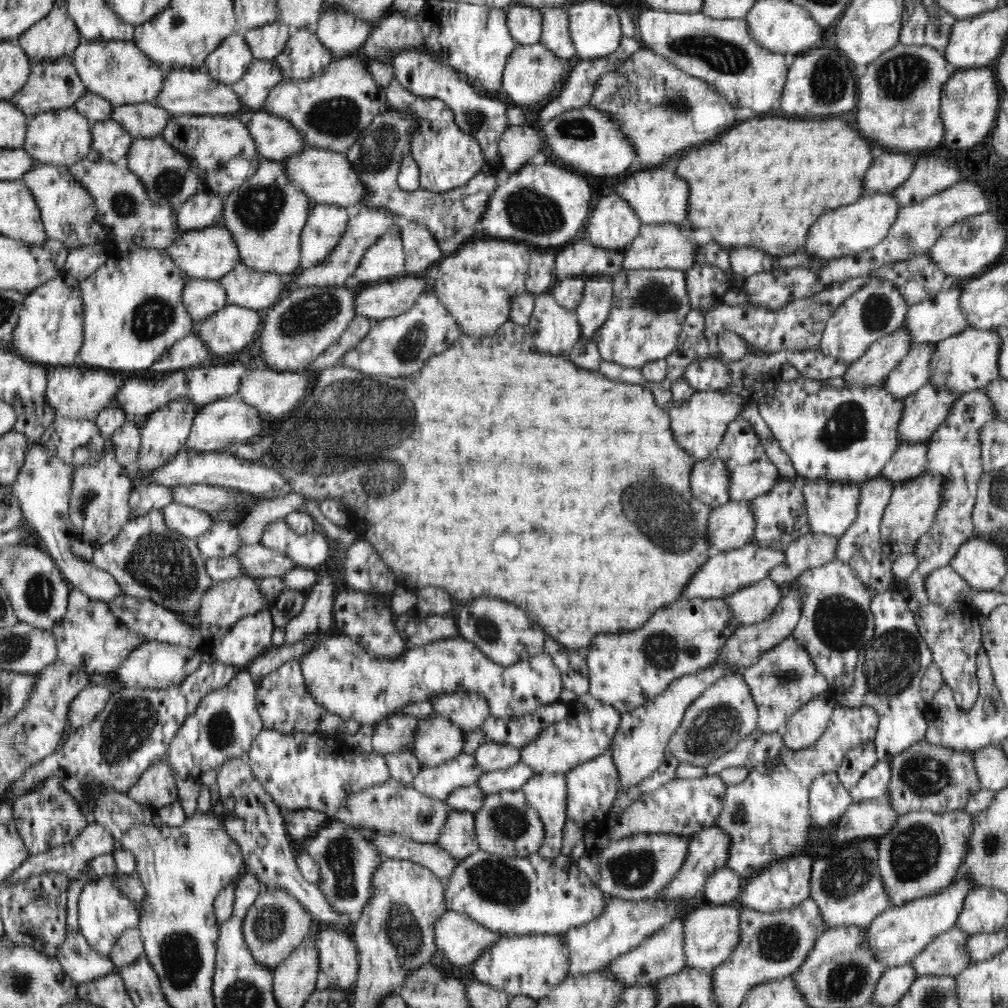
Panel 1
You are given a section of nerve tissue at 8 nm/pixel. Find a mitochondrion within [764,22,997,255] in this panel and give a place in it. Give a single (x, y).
(897, 78)

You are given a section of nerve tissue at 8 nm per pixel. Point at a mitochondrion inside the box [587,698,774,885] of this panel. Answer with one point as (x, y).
(714, 728)

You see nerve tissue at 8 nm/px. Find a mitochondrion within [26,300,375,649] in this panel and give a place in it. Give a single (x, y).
(160, 562)

